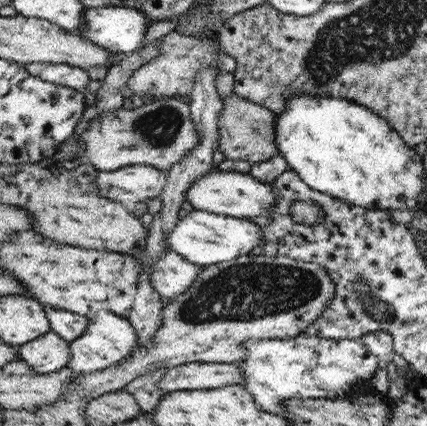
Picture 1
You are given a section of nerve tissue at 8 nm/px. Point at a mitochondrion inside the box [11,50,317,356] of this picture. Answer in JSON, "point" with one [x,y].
{"point":[157,128]}

